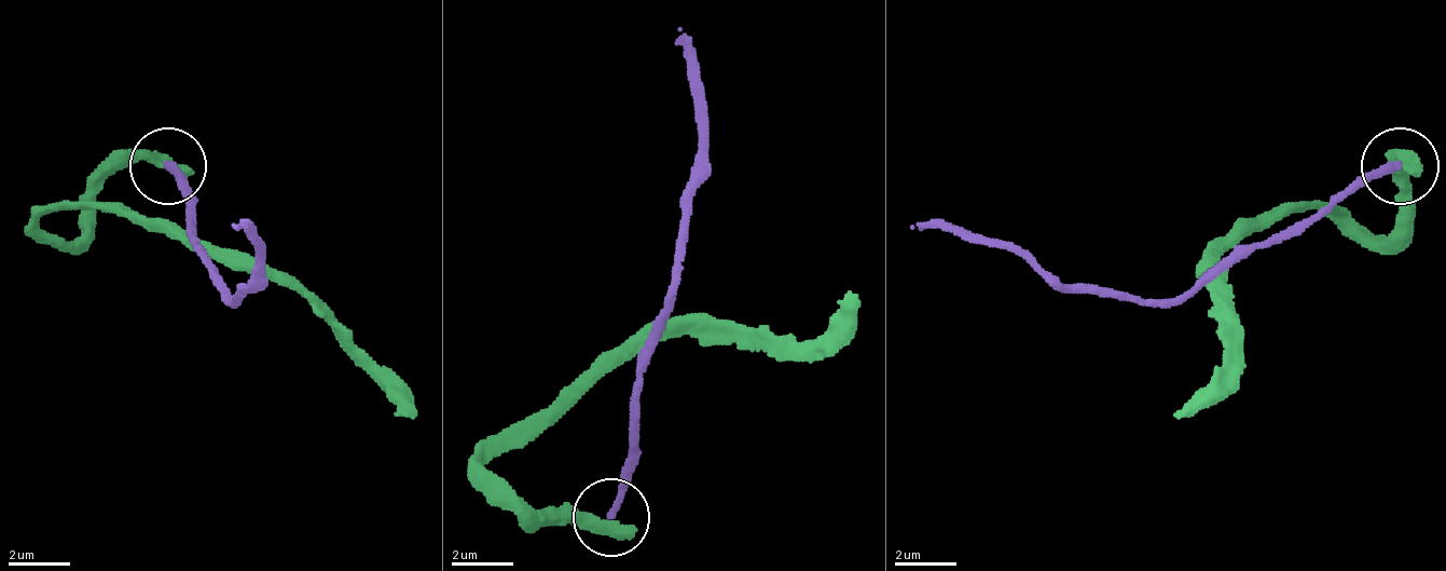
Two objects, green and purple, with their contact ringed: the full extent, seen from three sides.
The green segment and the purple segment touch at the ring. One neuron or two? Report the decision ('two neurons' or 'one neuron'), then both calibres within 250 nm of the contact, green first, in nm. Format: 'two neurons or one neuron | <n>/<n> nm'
two neurons | 480/260 nm

